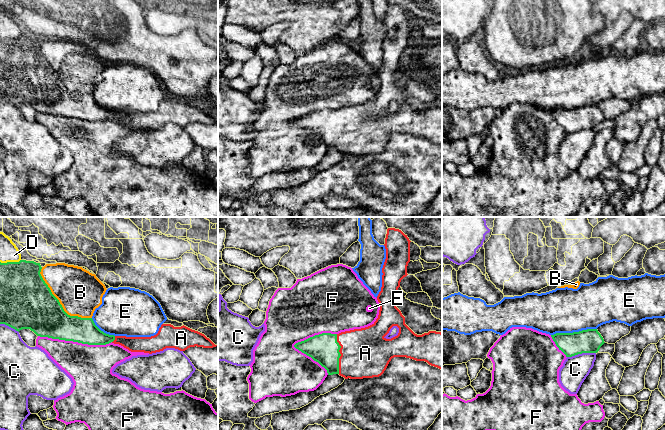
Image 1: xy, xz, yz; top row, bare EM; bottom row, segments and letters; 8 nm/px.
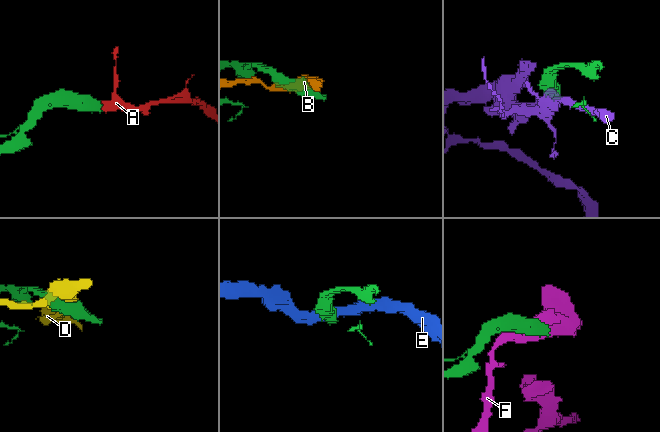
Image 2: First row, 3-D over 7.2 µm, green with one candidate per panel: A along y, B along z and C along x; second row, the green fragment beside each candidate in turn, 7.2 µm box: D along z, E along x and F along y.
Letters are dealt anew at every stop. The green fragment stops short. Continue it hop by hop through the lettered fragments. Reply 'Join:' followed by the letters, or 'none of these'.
Join: A

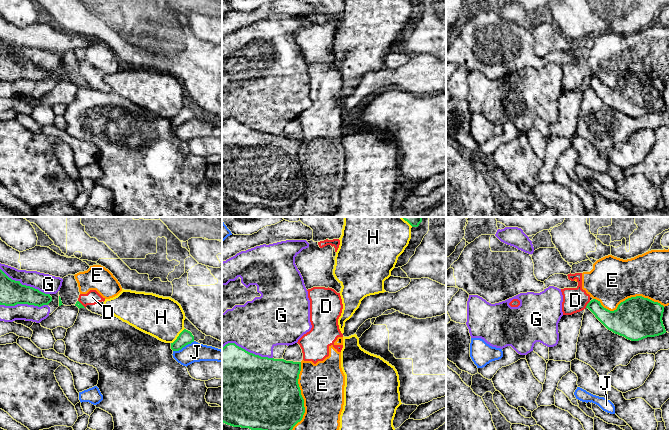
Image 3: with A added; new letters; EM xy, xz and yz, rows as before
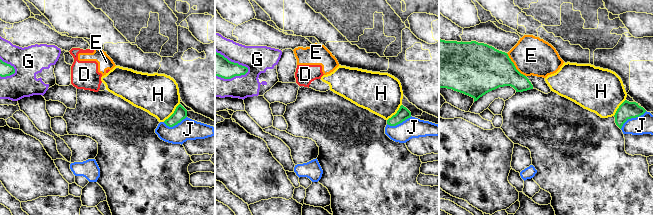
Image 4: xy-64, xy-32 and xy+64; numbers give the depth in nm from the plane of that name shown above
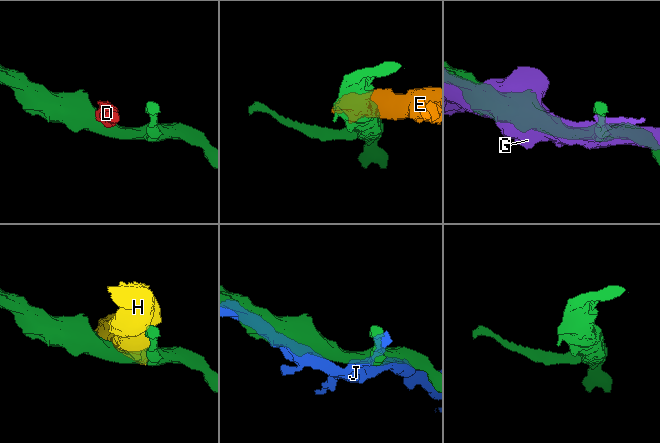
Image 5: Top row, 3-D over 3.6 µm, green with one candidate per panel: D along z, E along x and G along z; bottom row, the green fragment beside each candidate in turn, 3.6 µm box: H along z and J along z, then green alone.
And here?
Join: none of these

